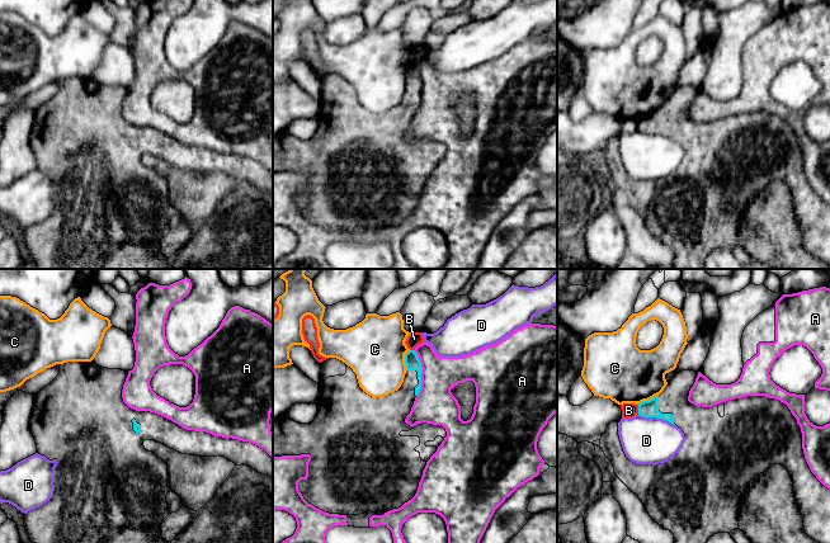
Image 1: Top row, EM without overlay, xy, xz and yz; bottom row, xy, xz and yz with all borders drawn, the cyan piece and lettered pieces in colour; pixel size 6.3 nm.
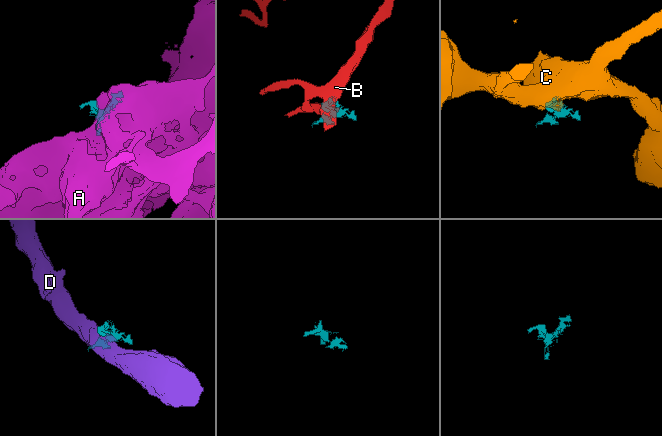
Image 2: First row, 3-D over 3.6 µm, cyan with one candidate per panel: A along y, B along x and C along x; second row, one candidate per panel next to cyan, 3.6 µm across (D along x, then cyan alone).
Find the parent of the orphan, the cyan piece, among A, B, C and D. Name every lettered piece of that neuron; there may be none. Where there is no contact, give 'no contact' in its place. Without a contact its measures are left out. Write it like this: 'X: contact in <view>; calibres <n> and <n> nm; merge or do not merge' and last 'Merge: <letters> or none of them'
A: contact in xz; calibres 100 and 240 nm; do not merge
B: contact in yz; calibres 110 and 100 nm; do not merge
C: contact in xz; calibres 100 and 380 nm; do not merge
D: contact in yz; calibres 110 and 300 nm; do not merge
Merge: none of them

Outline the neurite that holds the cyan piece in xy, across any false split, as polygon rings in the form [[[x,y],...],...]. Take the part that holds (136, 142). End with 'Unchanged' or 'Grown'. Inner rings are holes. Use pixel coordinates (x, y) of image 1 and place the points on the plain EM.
[[[67,77],[60,81],[58,91],[36,110],[29,143],[37,160],[37,169],[44,171],[49,176],[56,175],[58,178],[55,184],[55,207],[52,213],[42,222],[24,230],[24,242],[36,269],[199,269],[198,266],[173,266],[171,258],[156,252],[164,235],[169,231],[166,211],[171,207],[171,203],[166,179],[152,167],[145,165],[145,156],[155,156],[181,170],[225,173],[236,181],[249,181],[261,190],[273,193],[273,174],[264,165],[253,159],[214,152],[206,147],[187,146],[155,128],[136,127],[128,123],[122,114],[122,105],[127,91],[128,88],[126,86],[102,84],[93,77]]]. Grown

